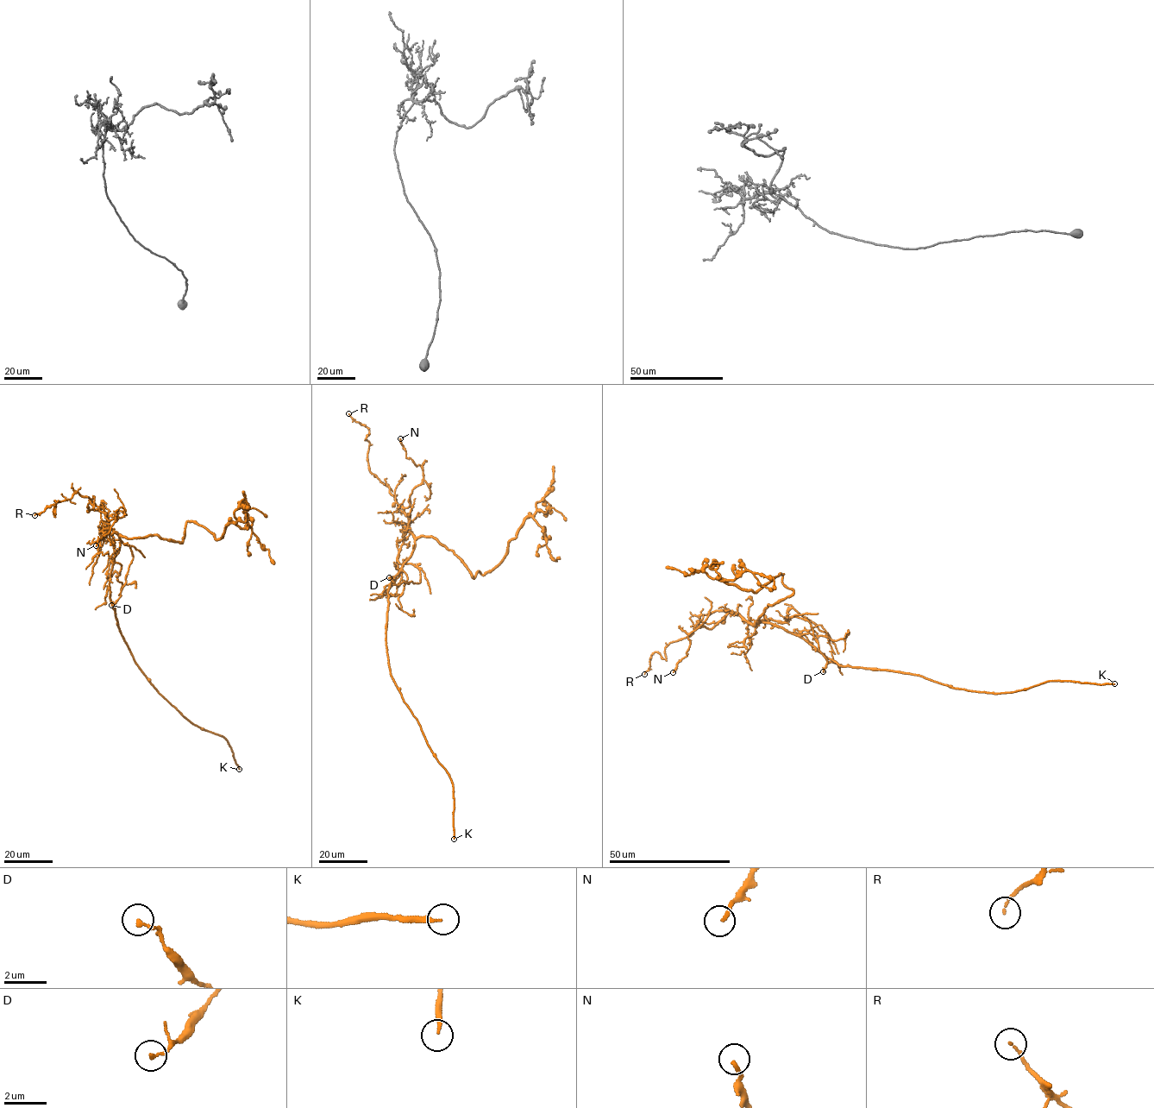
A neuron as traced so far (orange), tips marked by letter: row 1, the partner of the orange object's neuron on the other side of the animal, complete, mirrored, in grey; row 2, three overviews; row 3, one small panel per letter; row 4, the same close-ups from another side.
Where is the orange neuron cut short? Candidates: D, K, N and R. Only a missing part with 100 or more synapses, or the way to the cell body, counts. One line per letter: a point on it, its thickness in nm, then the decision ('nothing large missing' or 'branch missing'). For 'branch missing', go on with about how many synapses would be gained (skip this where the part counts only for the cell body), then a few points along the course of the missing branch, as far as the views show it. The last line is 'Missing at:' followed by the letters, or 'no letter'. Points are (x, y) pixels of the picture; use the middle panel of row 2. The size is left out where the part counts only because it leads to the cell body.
D: place (389, 577); calibre 160 nm; nothing large missing
K: place (454, 839); calibre 200 nm; branch missing
N: place (400, 438); calibre 180 nm; nothing large missing
R: place (348, 413); calibre 100 nm; nothing large missing
Missing at: K

